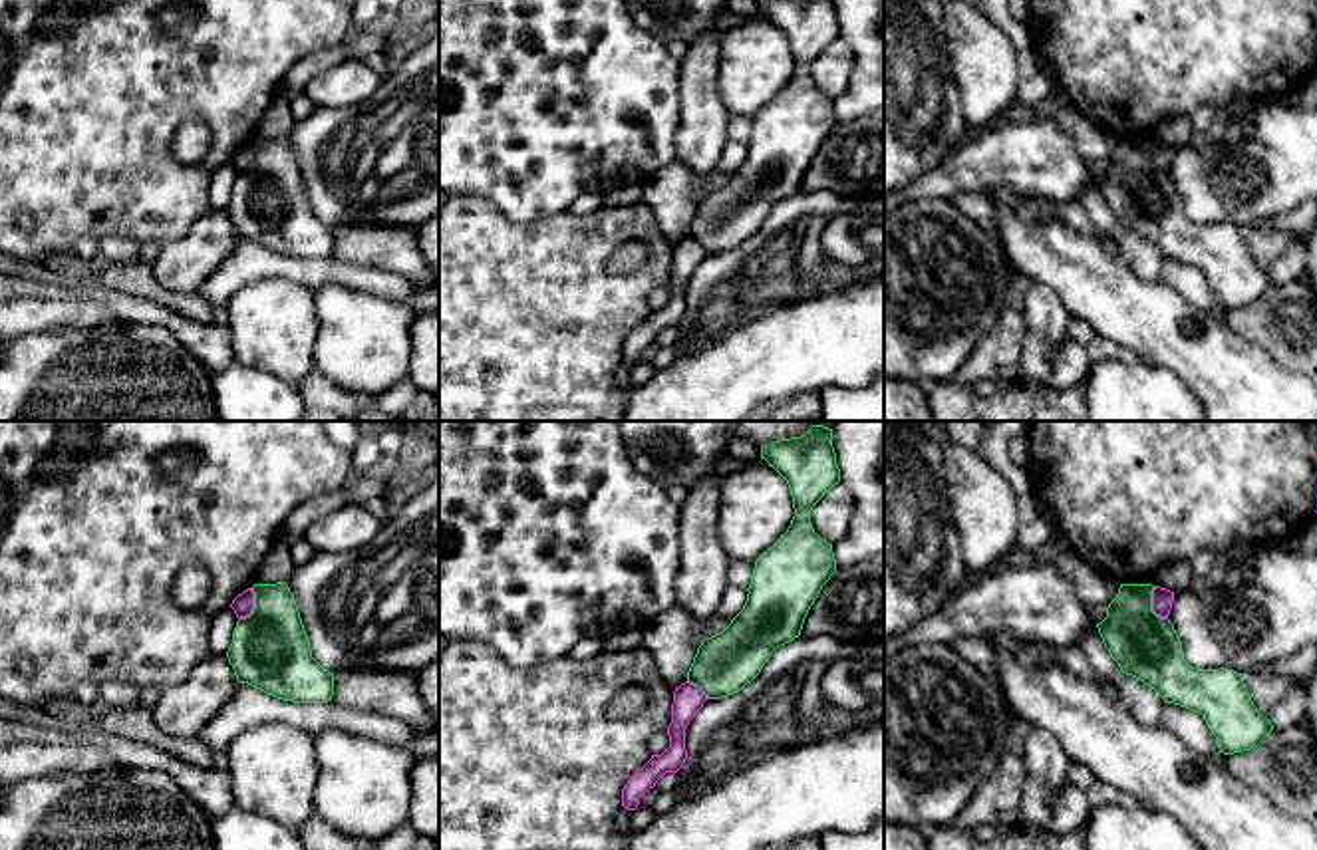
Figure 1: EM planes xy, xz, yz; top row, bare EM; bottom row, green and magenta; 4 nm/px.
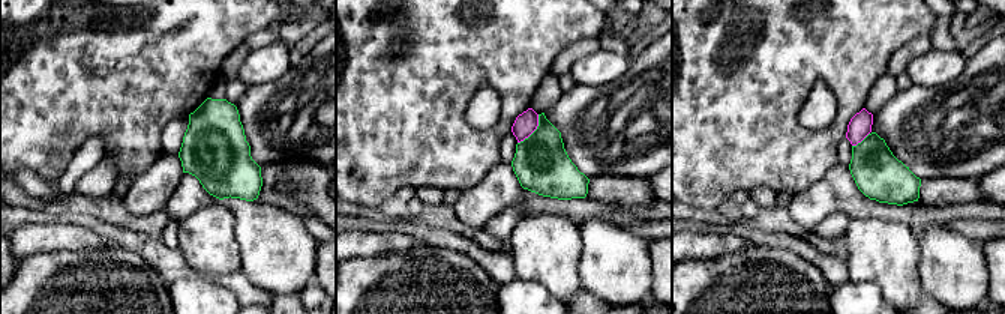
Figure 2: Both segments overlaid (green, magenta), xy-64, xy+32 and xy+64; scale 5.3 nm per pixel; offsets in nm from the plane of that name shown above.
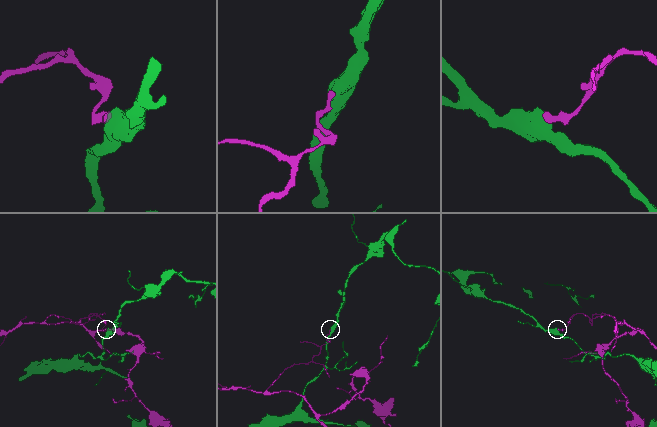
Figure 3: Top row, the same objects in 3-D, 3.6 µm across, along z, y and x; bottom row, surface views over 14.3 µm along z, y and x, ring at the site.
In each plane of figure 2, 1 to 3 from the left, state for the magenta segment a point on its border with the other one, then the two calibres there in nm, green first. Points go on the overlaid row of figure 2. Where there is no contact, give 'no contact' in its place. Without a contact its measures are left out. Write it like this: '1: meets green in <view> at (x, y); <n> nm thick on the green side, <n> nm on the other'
1: no contact
2: meets green in xy+32 at (534, 131); 300 nm thick on the green side, 120 nm on the other
3: meets green in xy+64 at (861, 141); 260 nm thick on the green side, 120 nm on the other

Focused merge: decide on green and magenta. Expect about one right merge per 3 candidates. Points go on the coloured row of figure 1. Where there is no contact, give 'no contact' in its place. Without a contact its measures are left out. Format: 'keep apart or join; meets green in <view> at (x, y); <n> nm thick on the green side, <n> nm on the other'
keep apart; meets green in yz at (1151, 606); 260 nm thick on the green side, 90 nm on the other

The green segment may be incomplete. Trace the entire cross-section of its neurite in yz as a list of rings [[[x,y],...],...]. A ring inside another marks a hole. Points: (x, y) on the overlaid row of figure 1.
[[[1120,584],[1106,618],[1097,624],[1110,657],[1164,703],[1200,713],[1220,753],[1257,747],[1273,725],[1253,705],[1242,673],[1192,667],[1170,620],[1152,612],[1152,590],[1152,584]]]

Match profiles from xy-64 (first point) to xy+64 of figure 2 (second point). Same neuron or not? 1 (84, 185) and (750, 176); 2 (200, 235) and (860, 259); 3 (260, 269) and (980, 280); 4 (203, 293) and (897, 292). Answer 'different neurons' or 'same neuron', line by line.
1: different neurons
2: same neuron
3: same neuron
4: different neurons

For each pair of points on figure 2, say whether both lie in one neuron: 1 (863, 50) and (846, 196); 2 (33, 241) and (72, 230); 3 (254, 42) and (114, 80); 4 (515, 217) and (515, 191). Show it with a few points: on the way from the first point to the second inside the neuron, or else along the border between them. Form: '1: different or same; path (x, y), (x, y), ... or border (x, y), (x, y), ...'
1: different; border (837, 163), (809, 185)
2: same; path (42, 238), (63, 236)
3: different; border (267, 27), (249, 33), (240, 42)
4: different; border (524, 190), (516, 205), (485, 224)

